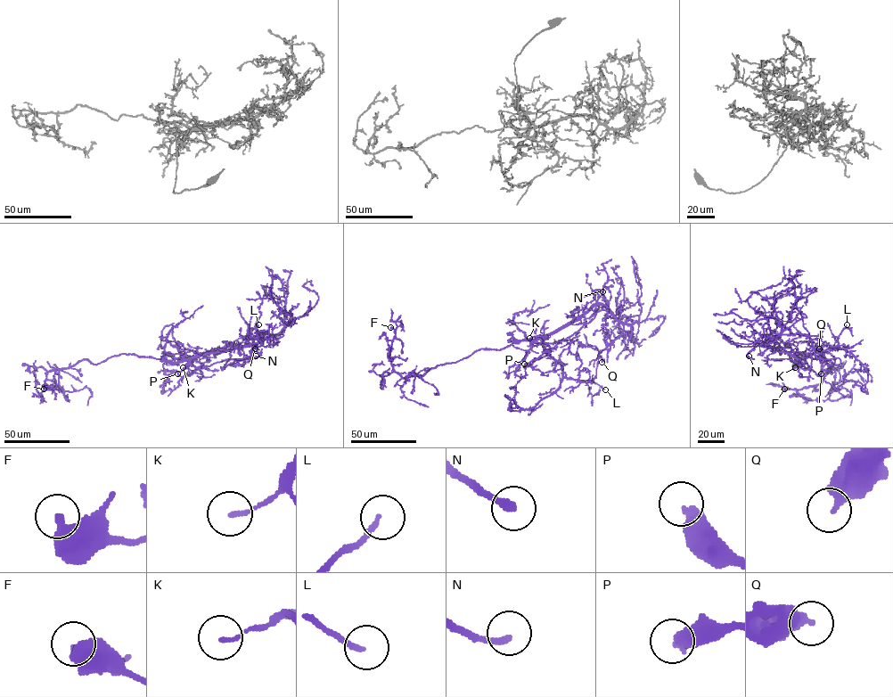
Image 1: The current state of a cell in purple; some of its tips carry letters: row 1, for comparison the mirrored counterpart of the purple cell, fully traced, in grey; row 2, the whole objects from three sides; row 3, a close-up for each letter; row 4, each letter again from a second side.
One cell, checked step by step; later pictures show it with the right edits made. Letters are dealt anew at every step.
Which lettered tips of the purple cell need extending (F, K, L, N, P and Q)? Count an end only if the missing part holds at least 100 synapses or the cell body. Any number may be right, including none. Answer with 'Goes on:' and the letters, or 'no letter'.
Goes on: K, P

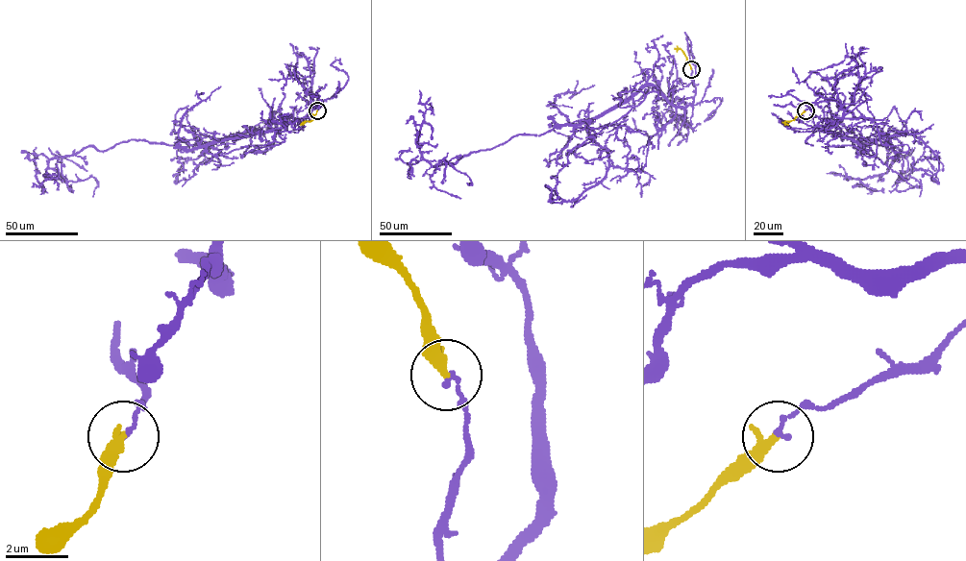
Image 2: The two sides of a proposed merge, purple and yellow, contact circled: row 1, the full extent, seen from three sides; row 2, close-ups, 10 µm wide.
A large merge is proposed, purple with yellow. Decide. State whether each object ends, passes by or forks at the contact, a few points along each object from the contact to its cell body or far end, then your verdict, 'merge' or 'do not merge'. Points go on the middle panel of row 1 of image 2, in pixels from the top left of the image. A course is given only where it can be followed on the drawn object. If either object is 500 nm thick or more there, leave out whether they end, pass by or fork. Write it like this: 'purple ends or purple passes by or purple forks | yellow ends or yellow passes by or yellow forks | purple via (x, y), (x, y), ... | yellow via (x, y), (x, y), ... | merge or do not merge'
purple ends | yellow ends | purple via (691, 69), (695, 94), (684, 107), (644, 85), (579, 123), (435, 166), (419, 151), (419, 90) | yellow via (691, 69), (684, 53), (680, 48), (674, 48) | do not merge

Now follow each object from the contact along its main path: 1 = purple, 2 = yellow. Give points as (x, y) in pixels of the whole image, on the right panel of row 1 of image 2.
1: (805, 110), (835, 100), (843, 116), (822, 130), (861, 149), (879, 139), (903, 157), (863, 179), (827, 173)
2: (805, 110), (794, 120), (784, 121), (784, 125)

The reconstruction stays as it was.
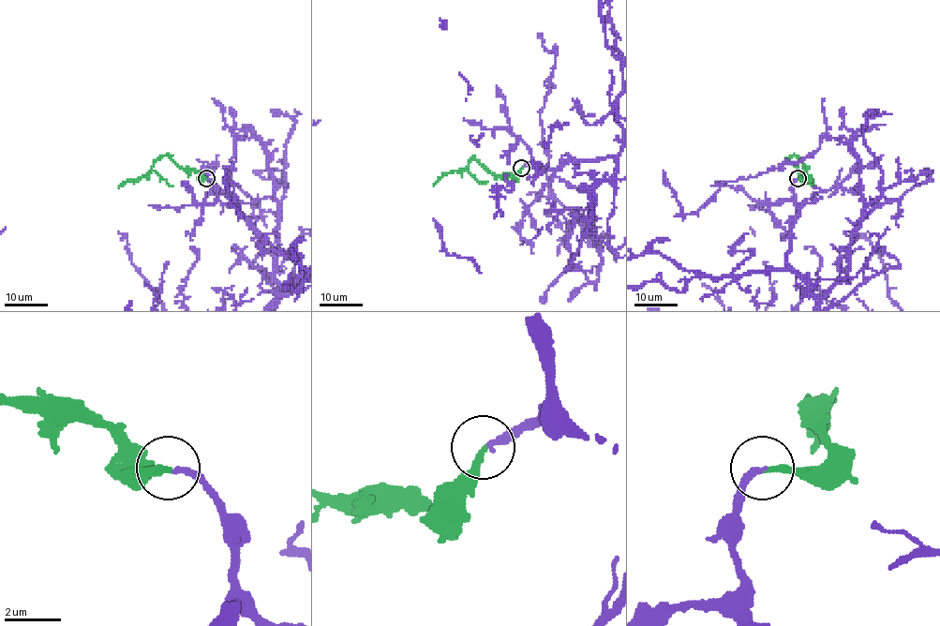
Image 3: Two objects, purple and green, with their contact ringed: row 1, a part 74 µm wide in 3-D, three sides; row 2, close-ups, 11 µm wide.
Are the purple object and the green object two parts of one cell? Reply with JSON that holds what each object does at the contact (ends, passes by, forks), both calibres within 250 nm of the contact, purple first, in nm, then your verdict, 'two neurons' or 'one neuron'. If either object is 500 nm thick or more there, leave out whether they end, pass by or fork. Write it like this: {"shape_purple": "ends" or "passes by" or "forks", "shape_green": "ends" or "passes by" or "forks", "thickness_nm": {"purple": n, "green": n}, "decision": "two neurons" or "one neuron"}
{"shape_purple": "ends", "shape_green": "ends", "thickness_nm": {"purple": 200, "green": 220}, "decision": "one neuron"}

